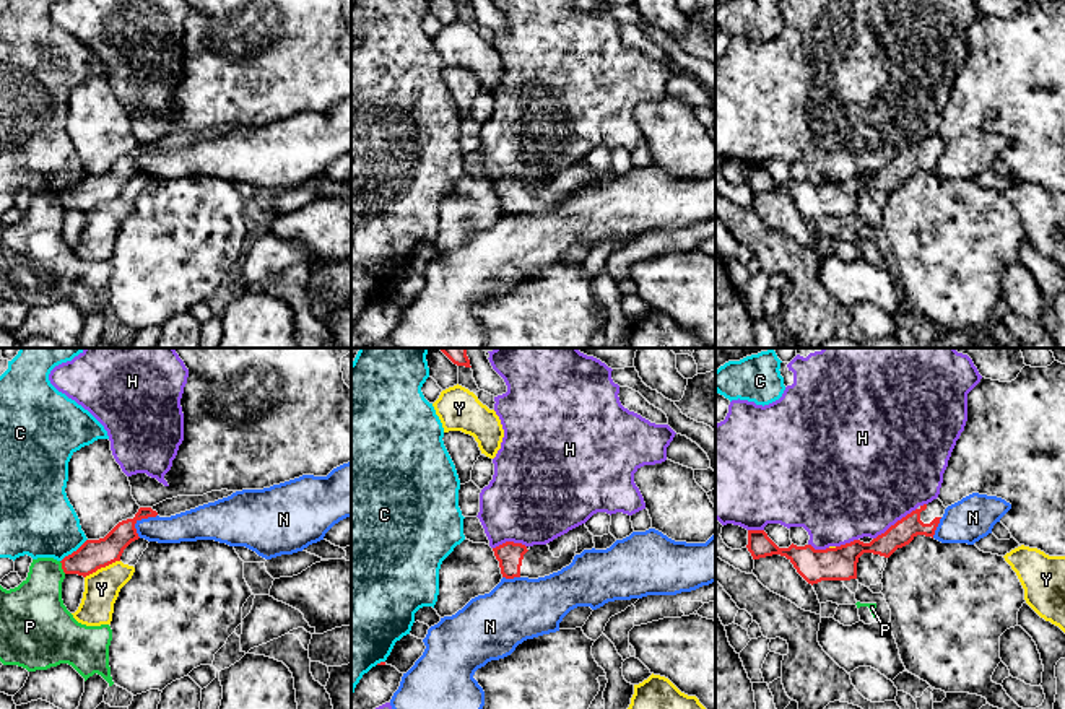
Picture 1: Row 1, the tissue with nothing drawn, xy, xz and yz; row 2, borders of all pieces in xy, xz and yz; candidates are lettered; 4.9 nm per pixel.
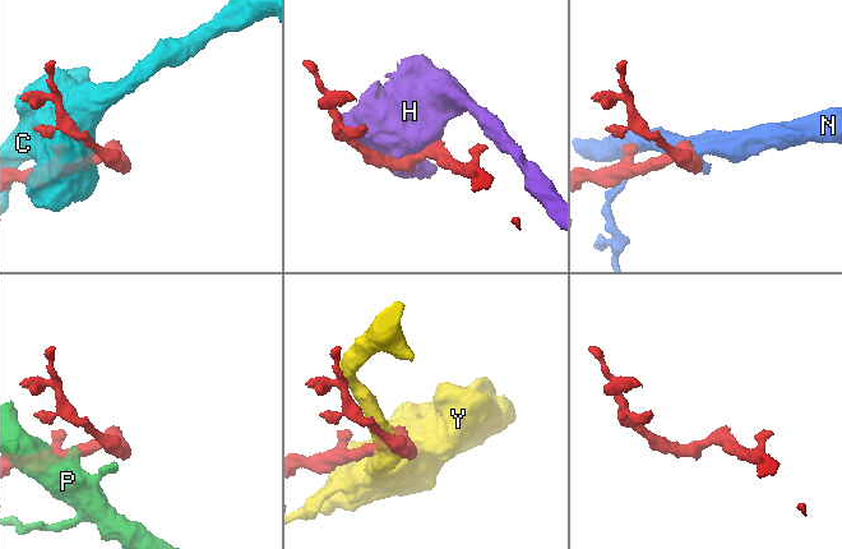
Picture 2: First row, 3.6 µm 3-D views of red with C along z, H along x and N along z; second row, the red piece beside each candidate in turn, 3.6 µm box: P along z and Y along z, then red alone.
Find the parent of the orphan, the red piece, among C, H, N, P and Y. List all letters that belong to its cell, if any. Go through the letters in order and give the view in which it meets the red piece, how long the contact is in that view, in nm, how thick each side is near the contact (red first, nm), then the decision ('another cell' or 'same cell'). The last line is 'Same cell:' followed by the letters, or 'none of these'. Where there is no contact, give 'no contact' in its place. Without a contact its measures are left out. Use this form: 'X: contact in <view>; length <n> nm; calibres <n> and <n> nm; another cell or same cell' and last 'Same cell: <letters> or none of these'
C: contact in xy; length 180 nm; calibres 150 and 360 nm; another cell
H: contact in yz; length 260 nm; calibres 120 and 500 nm; another cell
N: contact in xy; length 150 nm; calibres 140 and 150 nm; another cell
P: contact in xy; length 70 nm; calibres 150 and 300 nm; another cell
Y: contact in xy; length 200 nm; calibres 150 and 180 nm; another cell
Same cell: none of these

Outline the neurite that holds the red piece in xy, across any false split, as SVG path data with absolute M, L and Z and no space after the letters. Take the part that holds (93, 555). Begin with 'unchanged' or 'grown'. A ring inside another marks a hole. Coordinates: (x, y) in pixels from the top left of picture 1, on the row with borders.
grown; M211 491L203 496L177 496L166 499L153 507L140 507L133 519L119 522L104 538L86 540L76 551L65 556L62 569L65 574L89 576L101 568L106 568L115 561L120 561L124 550L135 540L138 533L135 524L148 517L171 517L198 506L215 502L218 499L228 498L236 491Z

